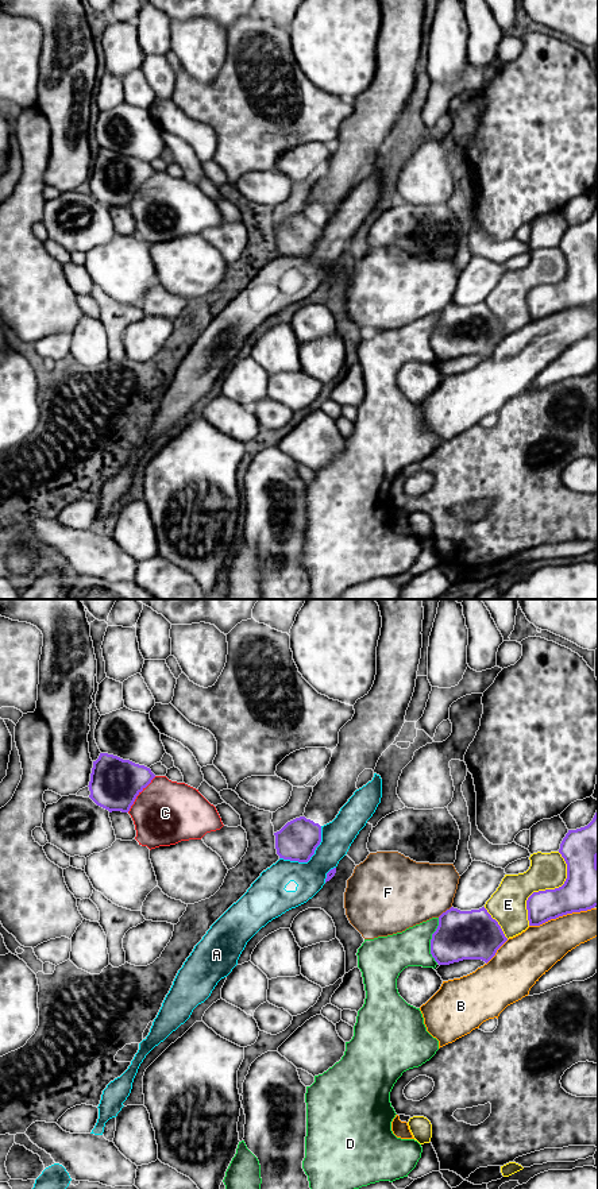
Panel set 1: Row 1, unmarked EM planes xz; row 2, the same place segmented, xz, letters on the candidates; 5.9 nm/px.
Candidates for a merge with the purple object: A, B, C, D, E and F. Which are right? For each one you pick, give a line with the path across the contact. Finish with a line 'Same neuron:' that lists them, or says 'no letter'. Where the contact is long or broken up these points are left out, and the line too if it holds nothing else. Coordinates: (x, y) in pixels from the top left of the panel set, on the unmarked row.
Same neuron: D

